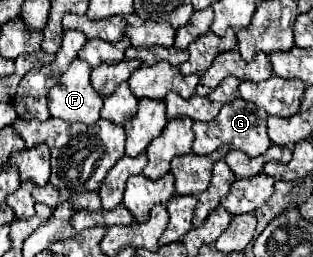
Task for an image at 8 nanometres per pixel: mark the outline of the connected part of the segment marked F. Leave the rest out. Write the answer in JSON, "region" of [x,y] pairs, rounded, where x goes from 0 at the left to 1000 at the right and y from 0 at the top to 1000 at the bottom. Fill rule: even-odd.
{"region":[[[240,230],[220,268],[157,354],[157,432],[201,471],[259,471],[297,486],[316,463],[329,377],[291,339],[291,261],[265,230]]]}

